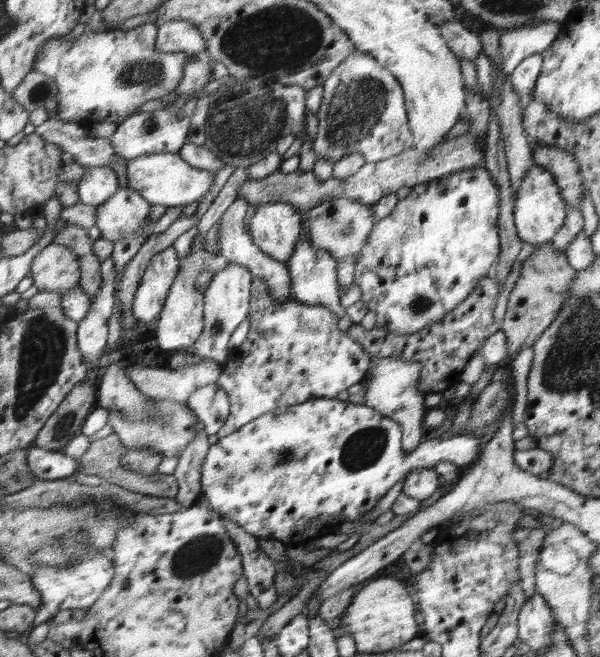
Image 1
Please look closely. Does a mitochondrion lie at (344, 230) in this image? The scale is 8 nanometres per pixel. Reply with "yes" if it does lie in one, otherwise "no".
yes

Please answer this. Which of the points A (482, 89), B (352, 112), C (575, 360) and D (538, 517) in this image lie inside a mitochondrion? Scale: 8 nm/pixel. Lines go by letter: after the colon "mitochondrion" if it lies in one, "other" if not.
A: other
B: mitochondrion
C: mitochondrion
D: other

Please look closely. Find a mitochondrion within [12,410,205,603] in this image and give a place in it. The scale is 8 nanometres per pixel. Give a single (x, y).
(97, 516)

